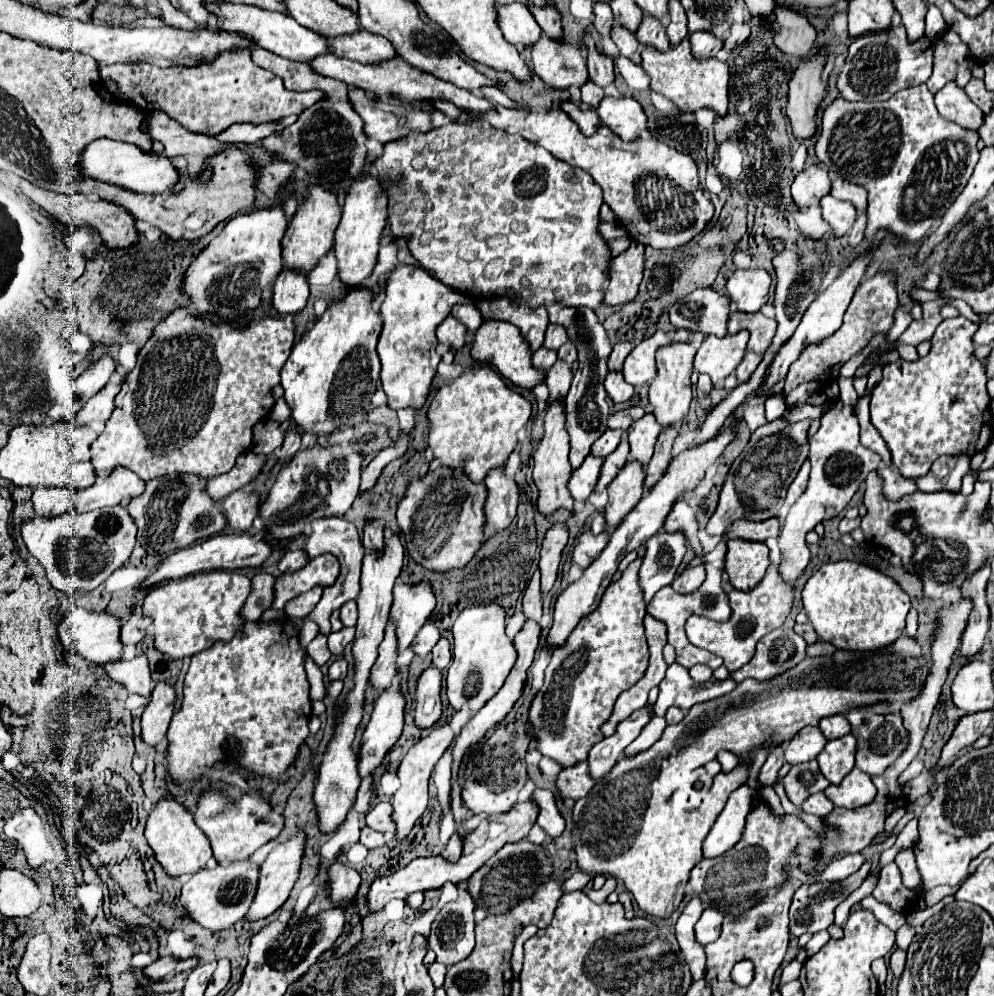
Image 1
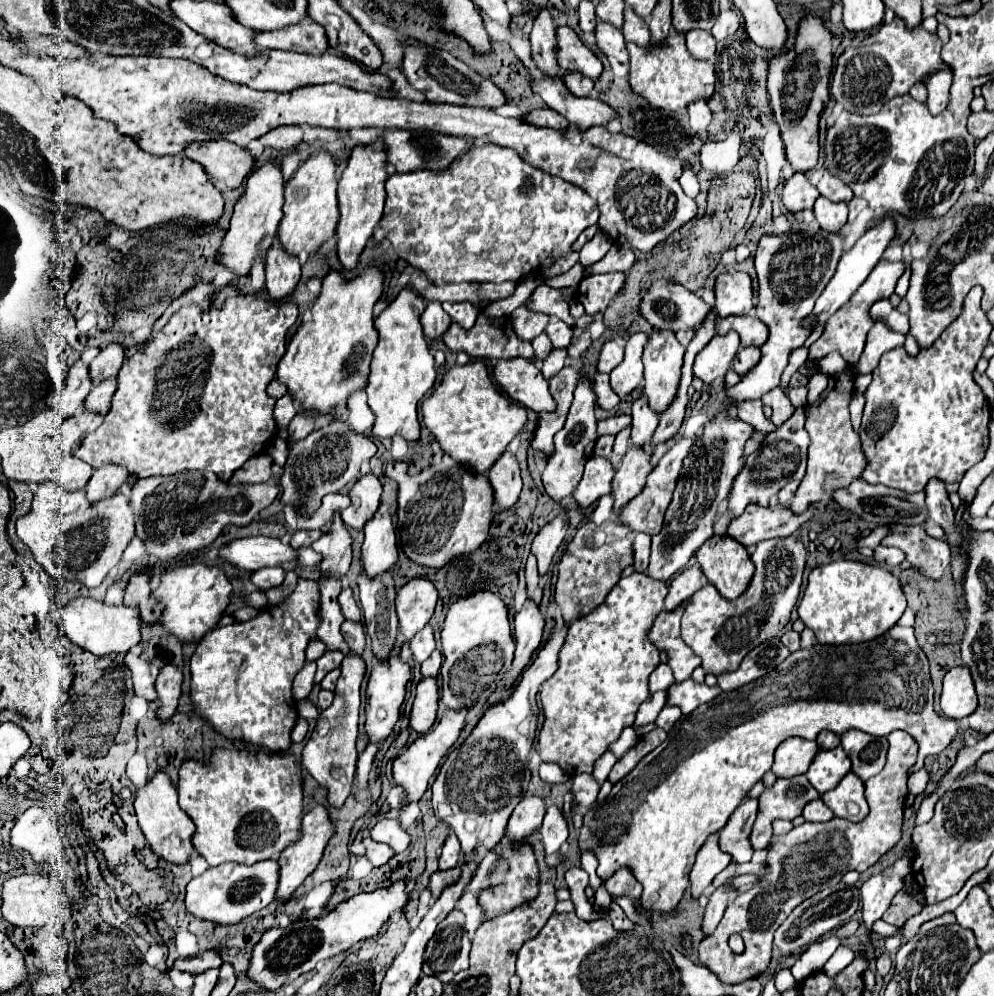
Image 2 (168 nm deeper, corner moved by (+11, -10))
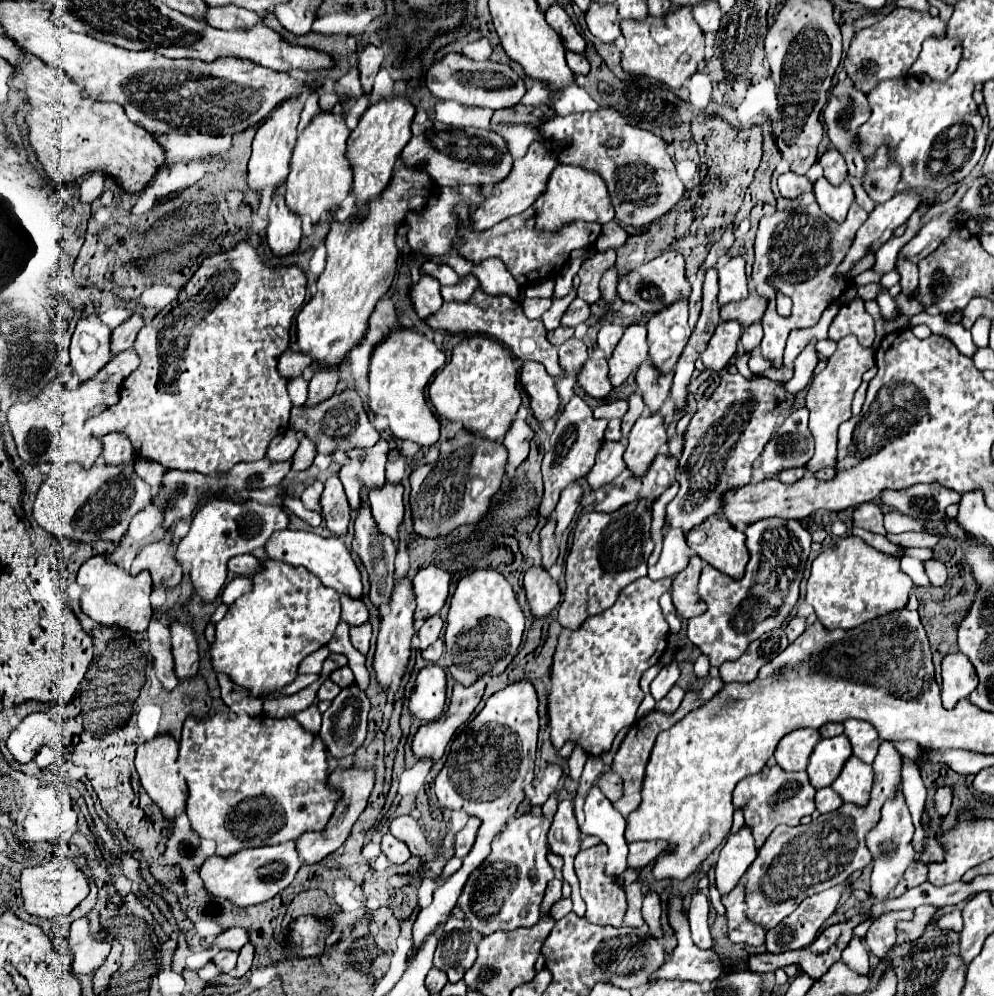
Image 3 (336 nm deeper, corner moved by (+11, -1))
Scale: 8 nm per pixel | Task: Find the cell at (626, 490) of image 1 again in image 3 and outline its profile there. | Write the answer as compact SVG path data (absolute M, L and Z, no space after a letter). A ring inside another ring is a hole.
M660 413L642 415L628 435L628 447L624 453L626 467L632 475L644 475L652 465L652 459L658 455L660 445L666 443L666 431L662 425Z

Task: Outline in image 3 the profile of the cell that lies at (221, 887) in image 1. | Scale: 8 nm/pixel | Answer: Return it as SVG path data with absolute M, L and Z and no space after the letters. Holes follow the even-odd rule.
M288 841L274 847L244 849L232 857L208 857L200 867L200 879L204 881L204 889L208 891L208 895L228 899L238 907L250 907L264 903L286 889L292 883L300 865L302 861L296 853L296 843Z

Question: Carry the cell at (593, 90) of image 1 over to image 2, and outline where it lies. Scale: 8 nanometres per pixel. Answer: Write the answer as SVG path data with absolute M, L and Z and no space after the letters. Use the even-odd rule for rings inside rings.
M566 72L564 74L564 84L568 86L570 92L576 92L576 96L588 96L590 90L594 88L594 82L580 72Z

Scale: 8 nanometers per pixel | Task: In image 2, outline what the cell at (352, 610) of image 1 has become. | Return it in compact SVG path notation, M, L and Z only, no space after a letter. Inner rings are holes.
M346 620L342 624L342 634L350 646L352 652L356 654L362 654L364 652L364 646L366 646L366 636L364 636L364 626L360 622L350 622Z

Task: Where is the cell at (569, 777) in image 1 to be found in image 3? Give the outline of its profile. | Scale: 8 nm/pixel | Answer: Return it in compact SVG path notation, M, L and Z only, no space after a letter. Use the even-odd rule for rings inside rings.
M606 771L602 773L596 783L596 787L600 787L604 791L604 795L610 799L610 801L616 801L620 795L622 795L622 781L620 781L620 775L614 775L612 771Z

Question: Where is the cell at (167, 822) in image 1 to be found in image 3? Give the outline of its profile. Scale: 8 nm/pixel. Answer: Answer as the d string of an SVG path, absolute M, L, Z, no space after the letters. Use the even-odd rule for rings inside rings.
M158 735L150 743L140 745L136 751L136 771L140 775L140 783L148 797L160 807L164 819L174 821L178 817L178 811L184 811L186 799L188 799L188 789L186 781L178 773L178 743L170 735Z

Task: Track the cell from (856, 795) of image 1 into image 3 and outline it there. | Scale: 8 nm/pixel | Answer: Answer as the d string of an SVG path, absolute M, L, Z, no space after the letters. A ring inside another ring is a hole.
M850 757L838 775L838 779L830 785L844 803L854 803L858 807L864 807L870 799L872 789L872 767L862 763L856 757Z

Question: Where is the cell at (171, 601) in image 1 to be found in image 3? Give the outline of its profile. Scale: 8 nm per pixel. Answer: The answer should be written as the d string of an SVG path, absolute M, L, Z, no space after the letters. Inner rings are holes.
M212 499L196 511L192 527L188 535L178 543L174 557L180 565L190 563L188 577L194 593L198 593L204 603L212 603L226 583L228 561L236 555L252 553L256 547L264 547L264 543L274 531L286 527L288 517L278 505L260 505L254 501L238 505L232 501Z

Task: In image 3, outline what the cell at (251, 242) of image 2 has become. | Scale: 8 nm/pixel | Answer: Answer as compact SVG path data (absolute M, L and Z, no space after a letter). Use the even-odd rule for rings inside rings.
M298 99L284 101L276 111L272 111L272 115L256 131L256 137L252 141L252 155L248 161L248 187L256 195L262 195L262 193L272 195L276 187L282 185L284 179L288 177L292 147L296 145L296 135L298 135L296 127L300 119L300 109L302 109L302 103L298 103Z

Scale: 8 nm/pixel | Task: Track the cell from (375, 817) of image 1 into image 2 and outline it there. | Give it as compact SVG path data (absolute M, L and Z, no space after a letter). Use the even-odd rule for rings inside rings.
M382 818L372 830L370 830L372 840L388 844L394 852L404 852L410 846L410 836L408 832L400 826L398 820Z

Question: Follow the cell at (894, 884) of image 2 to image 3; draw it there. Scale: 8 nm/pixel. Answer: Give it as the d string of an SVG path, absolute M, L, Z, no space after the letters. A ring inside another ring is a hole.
M898 793L896 799L884 803L880 823L866 835L868 849L874 857L874 861L872 861L874 869L872 869L872 877L870 877L870 889L872 889L874 899L878 899L878 901L888 899L890 893L894 891L894 887L898 885L898 881L902 879L904 871L908 869L908 865L914 861L916 851L912 849L912 833L914 833L914 823L912 823L910 811L904 803L902 793Z

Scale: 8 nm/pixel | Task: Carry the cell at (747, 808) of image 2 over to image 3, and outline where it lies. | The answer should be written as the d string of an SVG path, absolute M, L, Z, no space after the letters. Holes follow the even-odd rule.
M742 825L738 833L730 833L724 841L724 847L720 851L714 875L716 875L716 889L720 895L730 893L738 879L744 875L744 871L750 867L750 863L756 859L756 845L752 839L752 833L748 831L748 825Z

